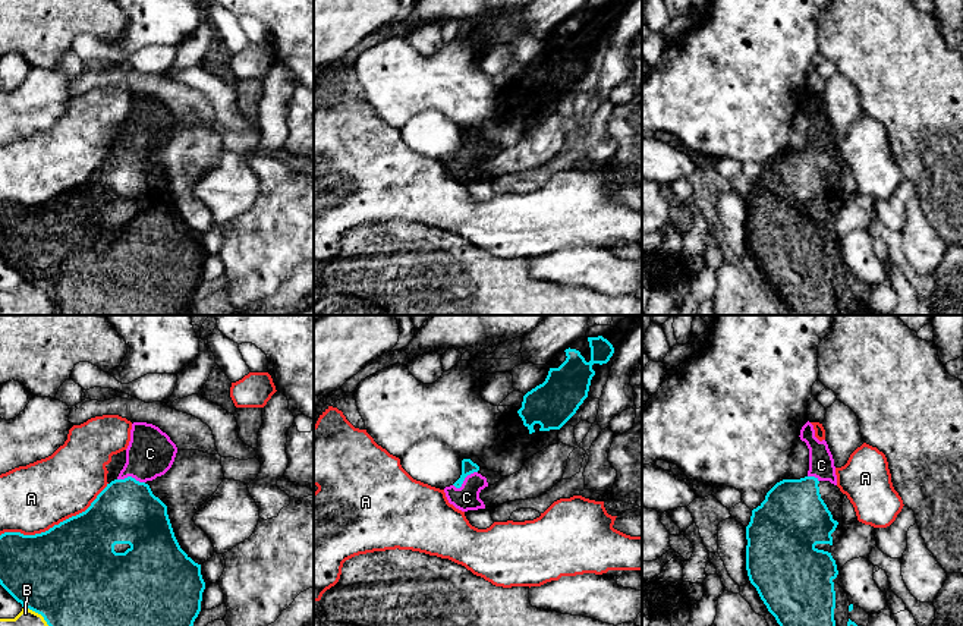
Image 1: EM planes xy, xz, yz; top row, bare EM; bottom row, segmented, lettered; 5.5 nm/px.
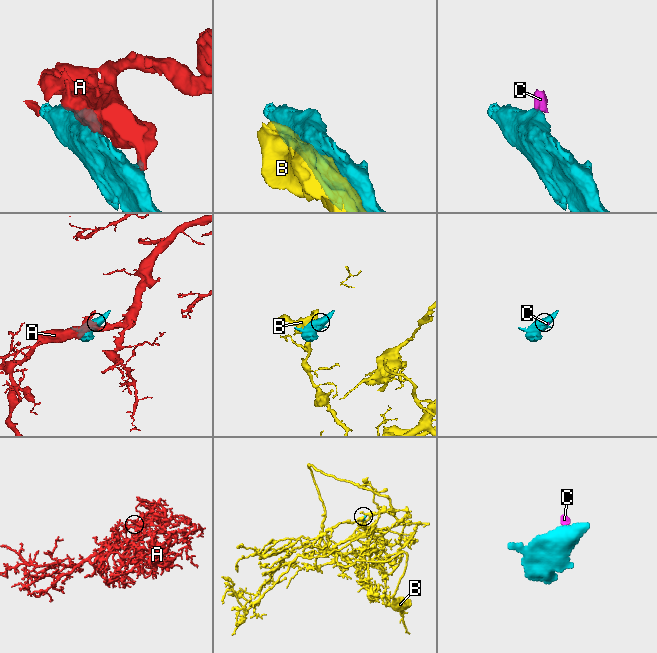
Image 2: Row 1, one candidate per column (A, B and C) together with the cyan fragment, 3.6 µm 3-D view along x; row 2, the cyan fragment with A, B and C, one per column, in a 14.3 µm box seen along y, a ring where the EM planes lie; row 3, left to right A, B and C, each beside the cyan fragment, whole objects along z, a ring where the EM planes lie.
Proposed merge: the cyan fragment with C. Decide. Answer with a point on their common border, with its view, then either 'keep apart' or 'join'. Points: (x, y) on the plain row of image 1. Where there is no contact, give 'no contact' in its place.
meets cyan in xz at (463, 151); join

